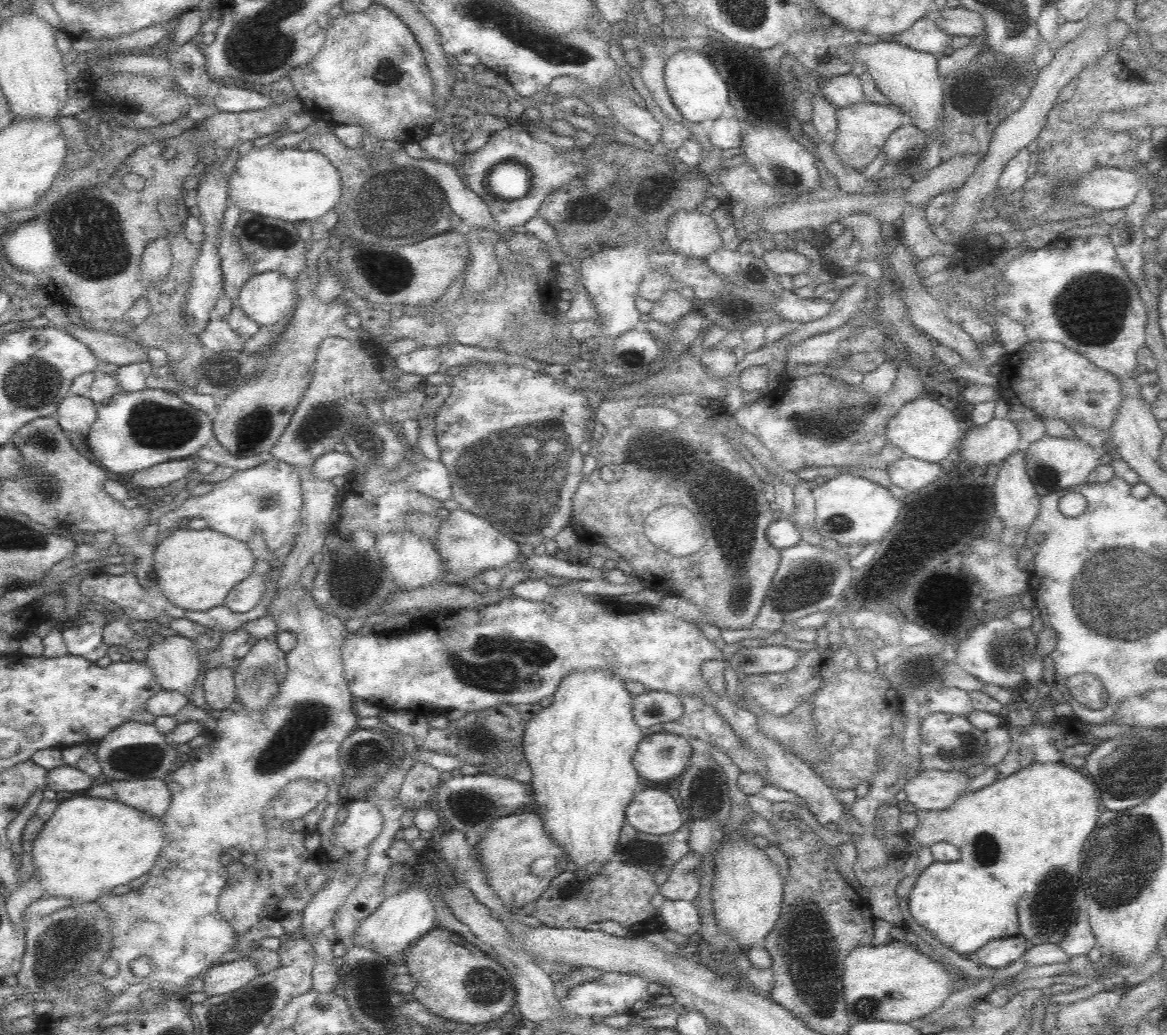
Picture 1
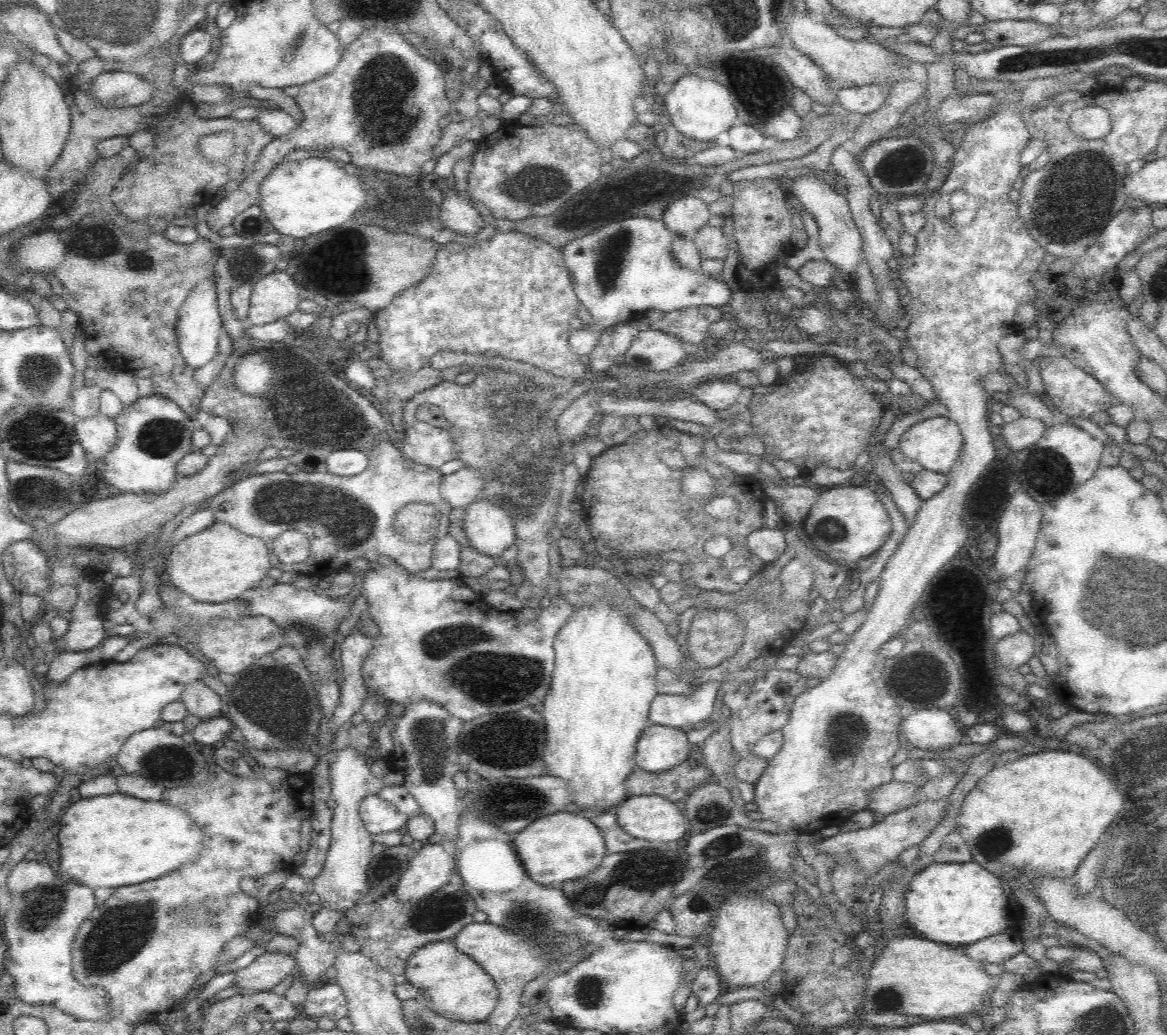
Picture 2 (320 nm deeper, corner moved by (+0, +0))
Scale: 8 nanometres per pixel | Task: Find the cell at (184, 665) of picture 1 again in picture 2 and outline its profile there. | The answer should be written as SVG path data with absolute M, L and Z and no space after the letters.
M202 679L186 684L180 694L180 700L185 704L189 714L206 720L216 717L222 710L222 700L218 692L208 687Z

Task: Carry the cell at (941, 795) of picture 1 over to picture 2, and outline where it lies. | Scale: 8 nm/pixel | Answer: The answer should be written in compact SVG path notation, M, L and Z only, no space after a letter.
M892 779L890 782L877 788L876 792L871 796L867 809L886 816L906 808L913 804L920 787L913 782L898 782Z

